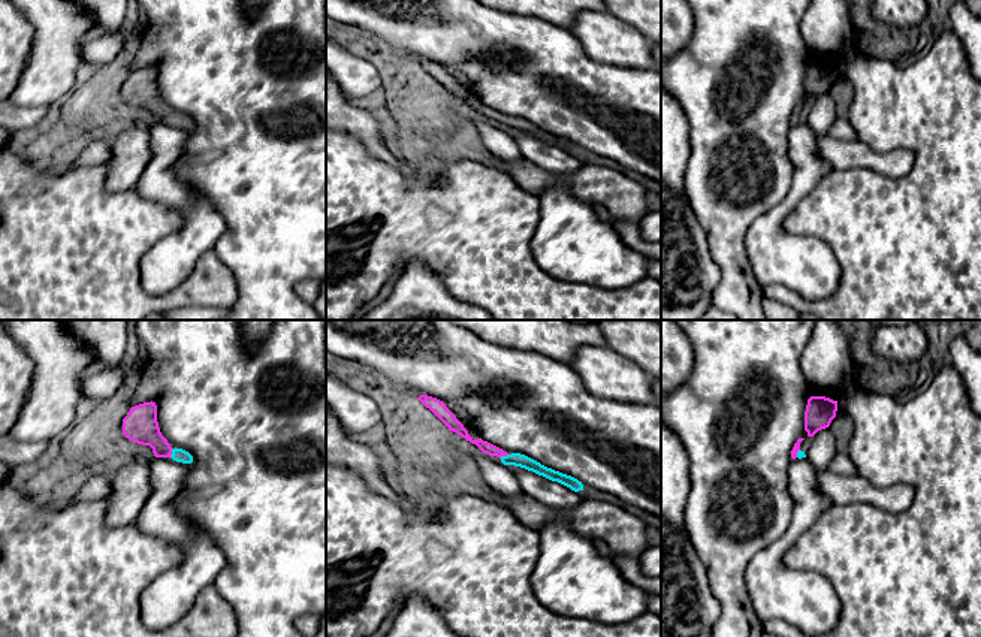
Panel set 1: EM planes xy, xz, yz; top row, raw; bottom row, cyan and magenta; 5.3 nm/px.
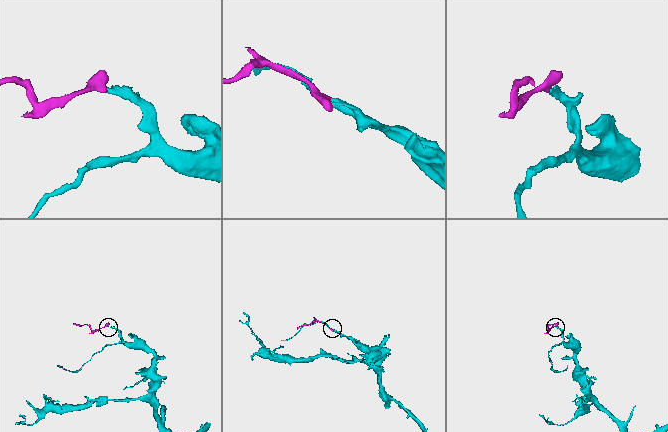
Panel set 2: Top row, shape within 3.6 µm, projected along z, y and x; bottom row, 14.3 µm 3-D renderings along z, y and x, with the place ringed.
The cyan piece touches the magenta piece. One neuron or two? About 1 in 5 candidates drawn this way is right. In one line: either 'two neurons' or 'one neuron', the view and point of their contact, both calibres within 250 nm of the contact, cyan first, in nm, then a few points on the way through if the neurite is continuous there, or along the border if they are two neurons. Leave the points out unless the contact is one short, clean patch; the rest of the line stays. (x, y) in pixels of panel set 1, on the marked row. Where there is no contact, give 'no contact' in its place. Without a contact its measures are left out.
one neuron; contact xy (172, 453); calibres 70 and 180 nm; way xy (178, 455), (172, 453), (139, 425)

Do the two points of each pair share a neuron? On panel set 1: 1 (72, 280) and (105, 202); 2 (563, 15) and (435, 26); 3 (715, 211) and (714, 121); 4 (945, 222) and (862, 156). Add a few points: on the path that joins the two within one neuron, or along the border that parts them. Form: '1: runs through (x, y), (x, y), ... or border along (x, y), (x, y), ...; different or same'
1: runs through (72, 260), (72, 235), (85, 222); same
2: border along (525, 15), (546, 20), (569, 30); different
3: runs through (715, 189), (714, 144); same
4: border along (914, 154), (911, 169), (899, 177), (854, 168); different

